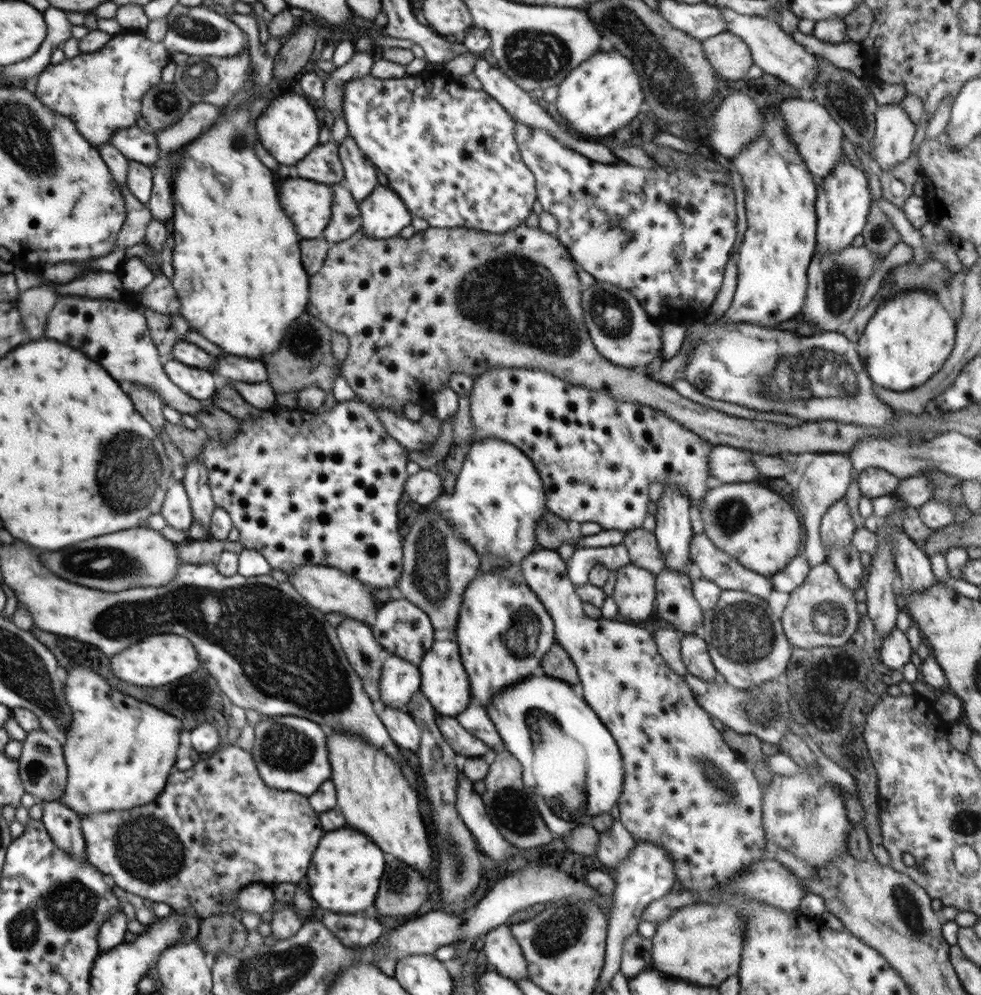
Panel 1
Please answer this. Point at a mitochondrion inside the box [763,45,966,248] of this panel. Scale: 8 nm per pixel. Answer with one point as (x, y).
(848, 107)

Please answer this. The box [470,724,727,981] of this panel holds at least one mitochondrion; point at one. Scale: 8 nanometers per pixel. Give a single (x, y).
(561, 930)

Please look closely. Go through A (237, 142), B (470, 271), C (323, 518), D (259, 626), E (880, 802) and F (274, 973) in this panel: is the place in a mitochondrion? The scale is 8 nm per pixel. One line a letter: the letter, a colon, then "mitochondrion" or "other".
A: mitochondrion
B: other
C: other
D: mitochondrion
E: other
F: mitochondrion

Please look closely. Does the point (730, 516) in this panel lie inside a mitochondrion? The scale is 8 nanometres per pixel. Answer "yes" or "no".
yes

